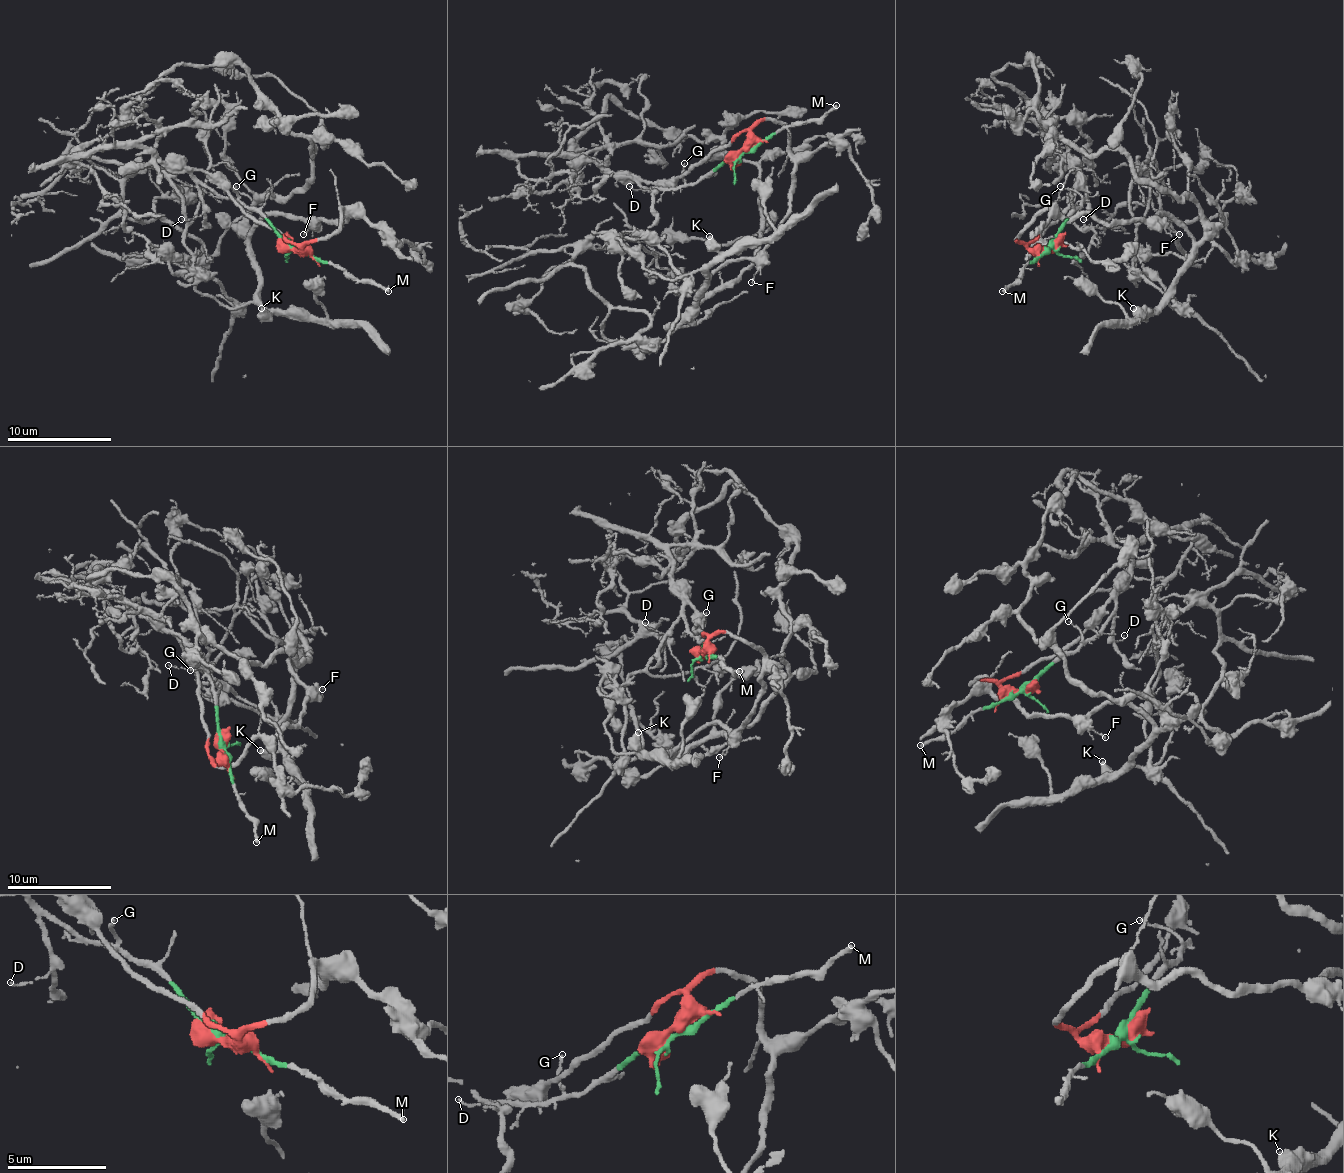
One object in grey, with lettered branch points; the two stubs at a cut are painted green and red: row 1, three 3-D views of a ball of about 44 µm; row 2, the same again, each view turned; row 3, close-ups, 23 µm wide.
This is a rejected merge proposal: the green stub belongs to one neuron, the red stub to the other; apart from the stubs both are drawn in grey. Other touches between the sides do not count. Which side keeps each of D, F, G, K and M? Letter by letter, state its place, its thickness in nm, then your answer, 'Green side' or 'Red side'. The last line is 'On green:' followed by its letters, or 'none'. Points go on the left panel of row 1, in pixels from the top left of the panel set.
D: Place: (181, 219). Thickness 90 nm. Green side
F: Place: (303, 234). Thickness 110 nm. Red side
G: Place: (236, 186). Thickness 110 nm. Green side
K: Place: (261, 308). Thickness 480 nm. Red side
M: Place: (388, 291). Thickness 240 nm. Green side
On green: D, G, M

